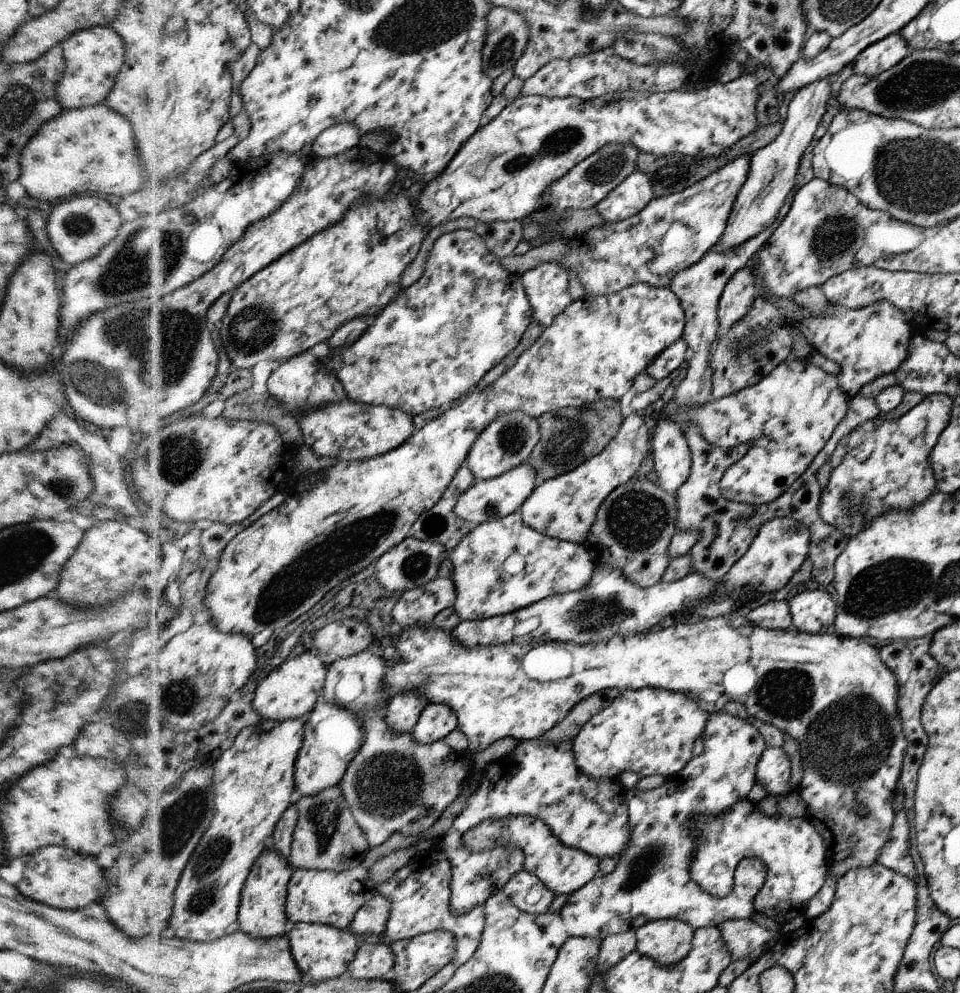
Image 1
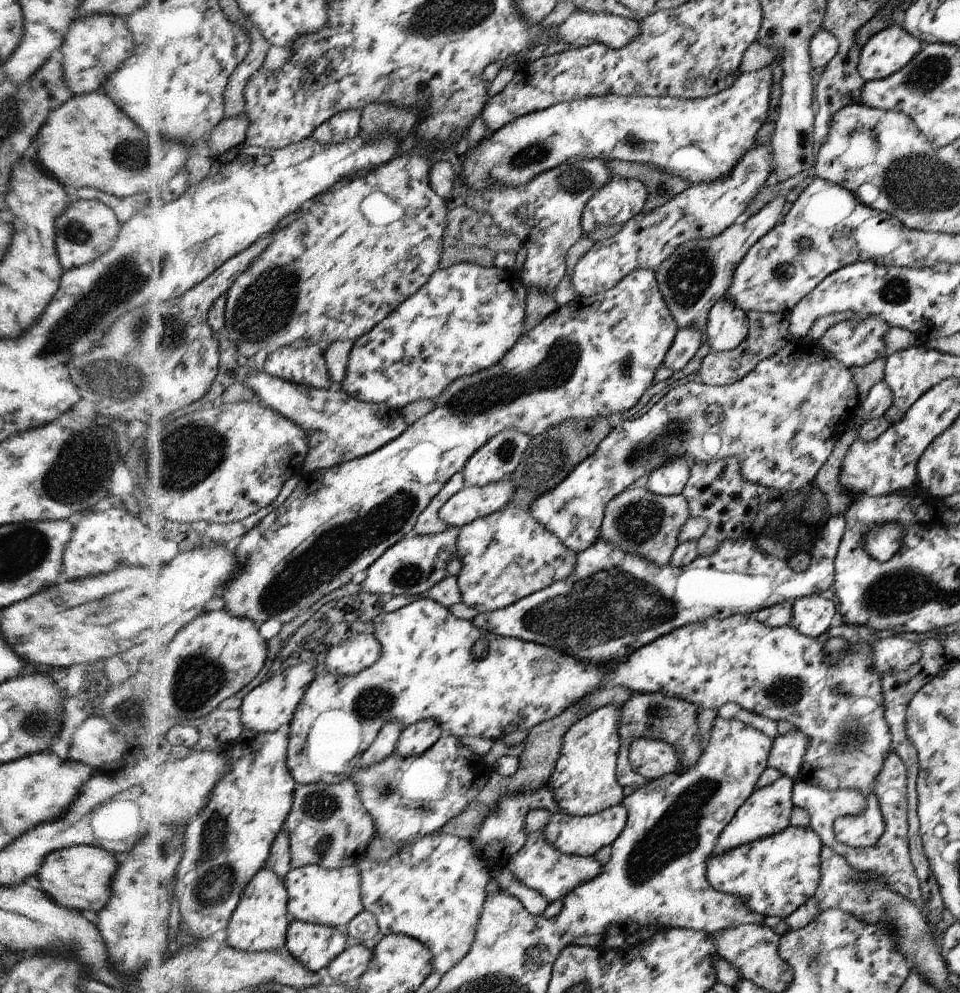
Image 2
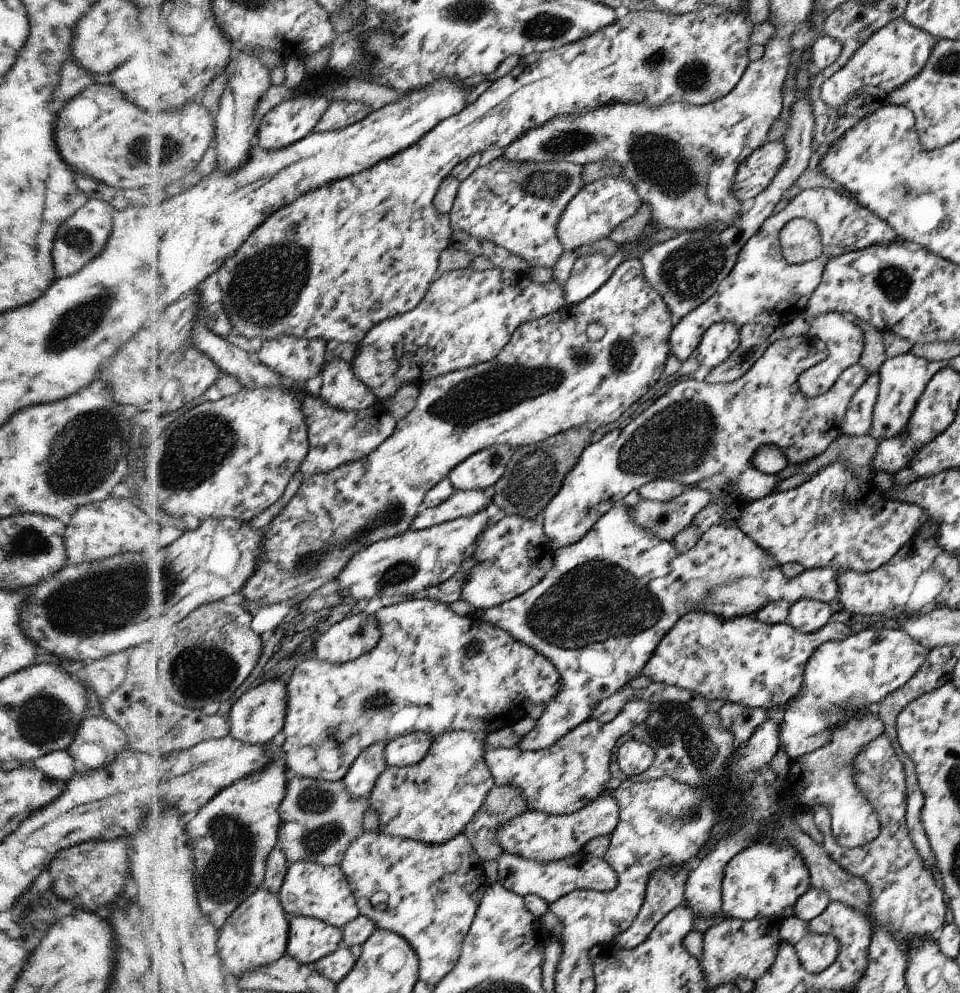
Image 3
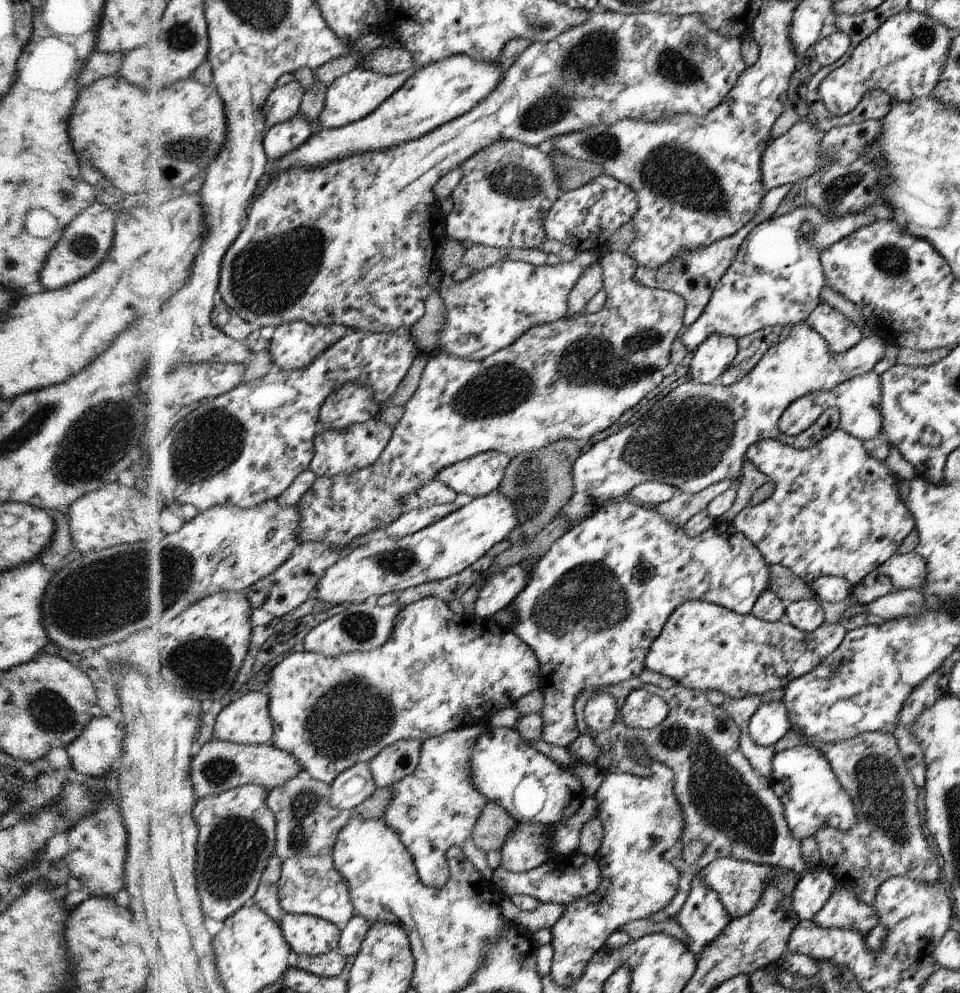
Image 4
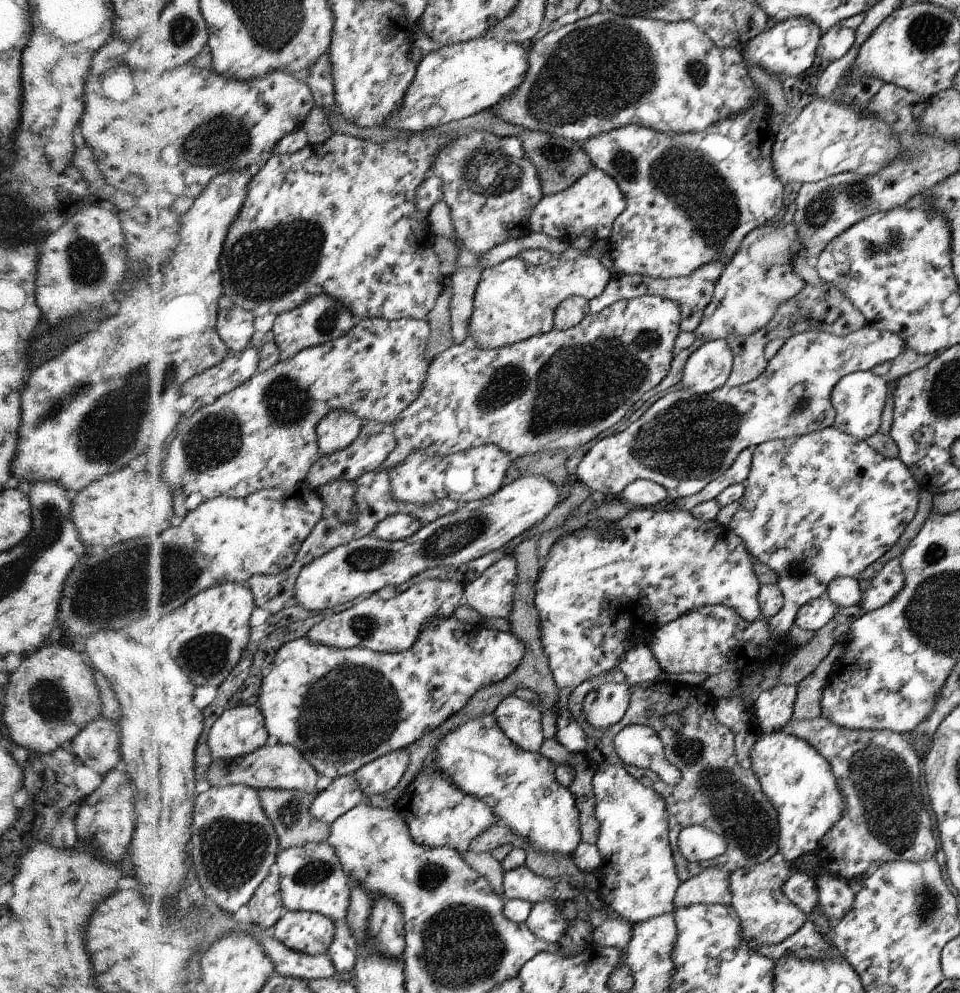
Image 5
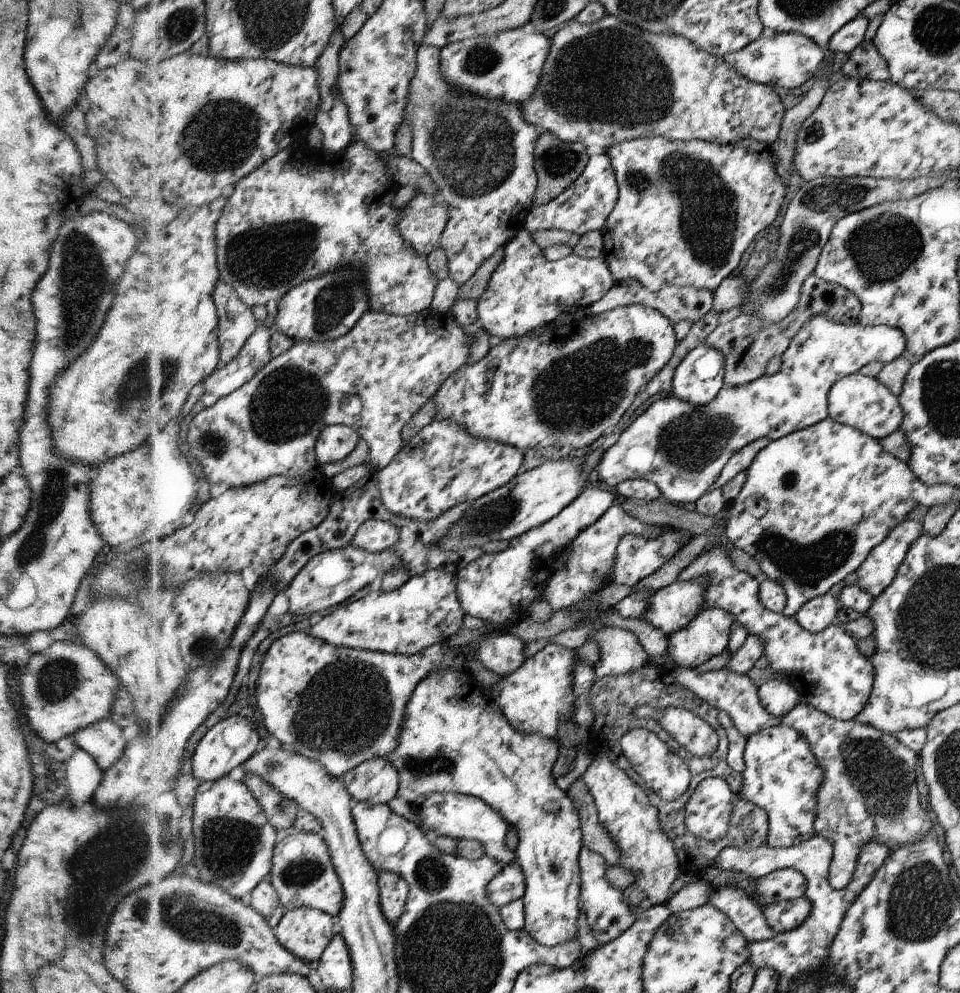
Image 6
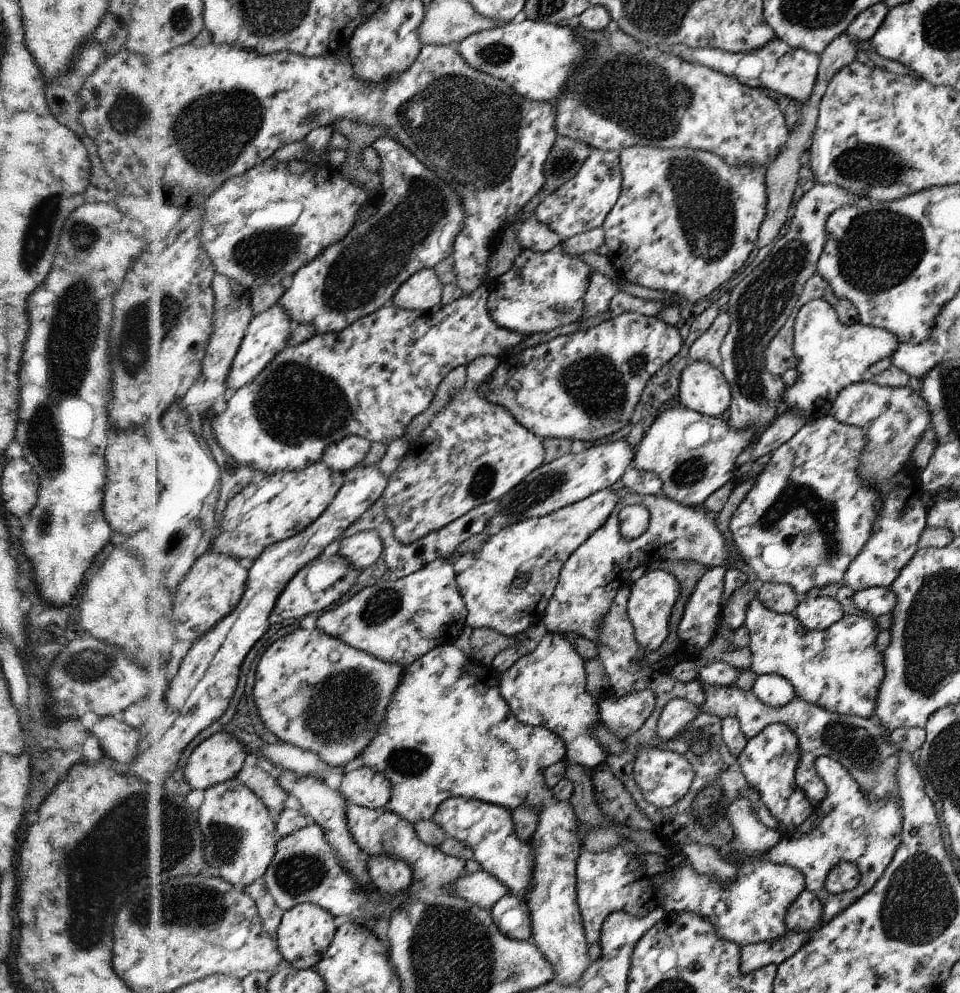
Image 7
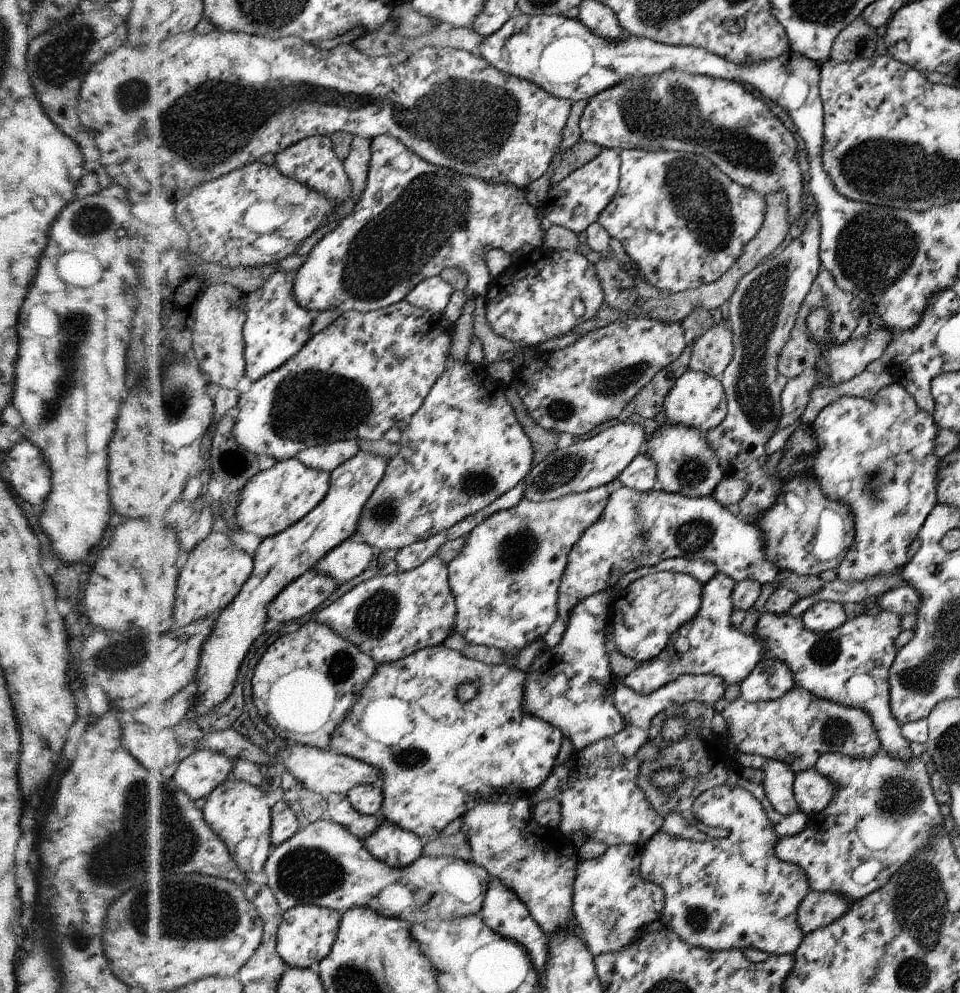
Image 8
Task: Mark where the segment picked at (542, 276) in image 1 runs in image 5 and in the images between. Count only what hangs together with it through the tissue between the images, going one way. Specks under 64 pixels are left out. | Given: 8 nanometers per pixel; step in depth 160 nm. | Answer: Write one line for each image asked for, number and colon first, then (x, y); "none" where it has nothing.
2: (546, 215)
3: (515, 206)
4: (507, 189)
5: (490, 184)

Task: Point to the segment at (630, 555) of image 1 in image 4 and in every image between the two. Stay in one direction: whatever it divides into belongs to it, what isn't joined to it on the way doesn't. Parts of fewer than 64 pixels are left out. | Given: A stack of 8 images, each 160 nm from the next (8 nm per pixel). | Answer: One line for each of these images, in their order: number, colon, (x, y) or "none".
2: (638, 521)
3: (666, 519)
4: (680, 508)

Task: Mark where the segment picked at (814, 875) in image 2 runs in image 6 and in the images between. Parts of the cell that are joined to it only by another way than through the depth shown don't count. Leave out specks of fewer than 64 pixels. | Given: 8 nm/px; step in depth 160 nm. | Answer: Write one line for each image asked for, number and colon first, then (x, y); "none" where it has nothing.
3: (764, 880)
4: (739, 884)
5: (712, 886)
6: (695, 894)

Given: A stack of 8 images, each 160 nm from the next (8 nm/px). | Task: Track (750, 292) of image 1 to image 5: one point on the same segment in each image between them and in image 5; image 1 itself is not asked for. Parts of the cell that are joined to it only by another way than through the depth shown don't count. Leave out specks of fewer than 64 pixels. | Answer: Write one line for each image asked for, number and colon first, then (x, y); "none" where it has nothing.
2: (727, 327)
3: (719, 342)
4: (716, 355)
5: (708, 368)

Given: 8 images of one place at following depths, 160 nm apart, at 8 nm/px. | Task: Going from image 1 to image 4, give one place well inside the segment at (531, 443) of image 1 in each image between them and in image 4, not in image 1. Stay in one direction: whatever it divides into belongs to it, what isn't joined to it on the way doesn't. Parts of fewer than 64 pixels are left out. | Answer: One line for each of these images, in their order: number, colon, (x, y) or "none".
2: (497, 459)
3: (483, 469)
4: (478, 476)

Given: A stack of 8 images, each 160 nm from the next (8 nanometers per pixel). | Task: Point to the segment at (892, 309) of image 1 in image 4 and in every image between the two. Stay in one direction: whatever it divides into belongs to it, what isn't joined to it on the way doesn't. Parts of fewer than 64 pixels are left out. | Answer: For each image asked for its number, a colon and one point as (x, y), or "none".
2: (854, 344)
3: (845, 342)
4: (841, 334)

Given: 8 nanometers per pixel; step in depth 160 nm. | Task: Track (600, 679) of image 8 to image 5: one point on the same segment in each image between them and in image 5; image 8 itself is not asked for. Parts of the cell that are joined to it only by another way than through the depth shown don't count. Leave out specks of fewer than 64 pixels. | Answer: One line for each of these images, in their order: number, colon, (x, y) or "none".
5: (520, 720)
6: (535, 698)
7: (547, 688)

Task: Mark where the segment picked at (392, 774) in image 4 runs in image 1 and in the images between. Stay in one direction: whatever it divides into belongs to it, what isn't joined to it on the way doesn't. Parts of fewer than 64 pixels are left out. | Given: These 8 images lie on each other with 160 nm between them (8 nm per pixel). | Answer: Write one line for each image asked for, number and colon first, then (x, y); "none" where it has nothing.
1: (437, 721)
2: (418, 738)
3: (407, 750)

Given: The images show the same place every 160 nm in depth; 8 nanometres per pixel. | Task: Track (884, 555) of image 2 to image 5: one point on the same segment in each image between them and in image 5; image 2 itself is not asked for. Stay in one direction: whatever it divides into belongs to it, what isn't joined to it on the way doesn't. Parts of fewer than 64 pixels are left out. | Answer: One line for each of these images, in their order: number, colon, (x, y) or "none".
3: (833, 520)
4: (835, 510)
5: (826, 504)

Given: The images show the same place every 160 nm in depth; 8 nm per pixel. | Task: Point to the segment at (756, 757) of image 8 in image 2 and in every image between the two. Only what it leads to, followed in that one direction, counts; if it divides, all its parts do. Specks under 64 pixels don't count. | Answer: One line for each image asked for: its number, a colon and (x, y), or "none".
2: (427, 671)
3: (826, 776)
4: (802, 777)
5: (799, 781)
6: (782, 775)
7: (770, 761)

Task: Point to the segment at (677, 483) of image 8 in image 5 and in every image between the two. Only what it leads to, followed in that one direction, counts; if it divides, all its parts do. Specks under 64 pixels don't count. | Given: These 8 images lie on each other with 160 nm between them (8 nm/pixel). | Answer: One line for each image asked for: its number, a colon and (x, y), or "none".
5: (683, 441)
6: (683, 447)
7: (693, 454)

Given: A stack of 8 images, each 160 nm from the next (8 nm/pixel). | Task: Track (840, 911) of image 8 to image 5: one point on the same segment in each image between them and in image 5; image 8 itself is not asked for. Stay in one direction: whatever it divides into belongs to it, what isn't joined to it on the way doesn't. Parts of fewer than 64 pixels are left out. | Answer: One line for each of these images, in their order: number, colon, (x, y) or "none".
5: (768, 916)
6: (781, 916)
7: (805, 914)

